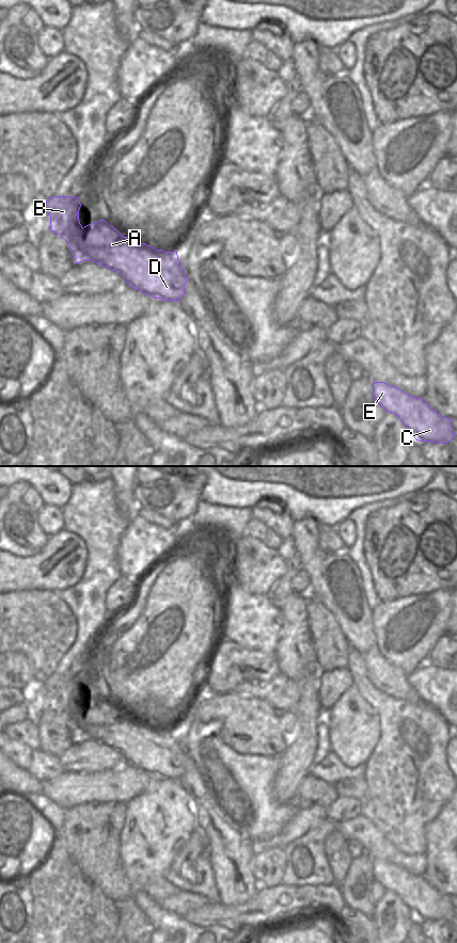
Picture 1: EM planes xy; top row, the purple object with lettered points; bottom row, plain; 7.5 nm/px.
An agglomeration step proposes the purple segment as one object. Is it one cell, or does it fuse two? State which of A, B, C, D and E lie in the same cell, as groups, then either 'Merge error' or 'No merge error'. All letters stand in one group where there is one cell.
Groups: A B C D E. No merge error.

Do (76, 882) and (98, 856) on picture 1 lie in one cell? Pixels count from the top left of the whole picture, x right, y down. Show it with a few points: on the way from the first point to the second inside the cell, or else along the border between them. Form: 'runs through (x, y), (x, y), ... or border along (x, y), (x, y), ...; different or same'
border along (68, 852), (68, 856), (79, 869), (100, 891); different

